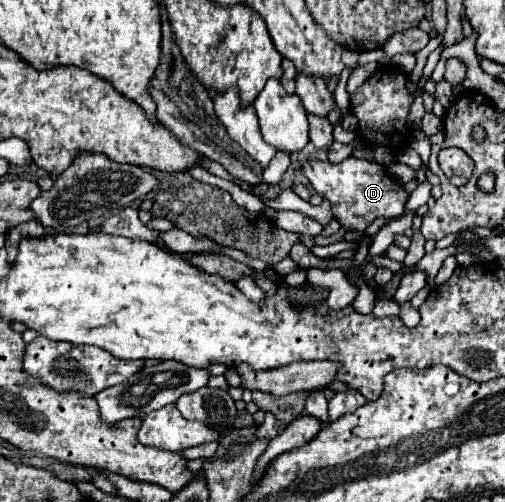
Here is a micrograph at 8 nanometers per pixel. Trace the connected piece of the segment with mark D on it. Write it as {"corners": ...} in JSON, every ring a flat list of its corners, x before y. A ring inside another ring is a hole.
{"corners":[[346,158,338,164,308,160,302,164,304,176,310,180,312,188,332,204,332,214,344,228,350,230,366,230,376,218,396,218,404,212,404,204,408,194,404,192,400,182,394,182,378,162]]}

